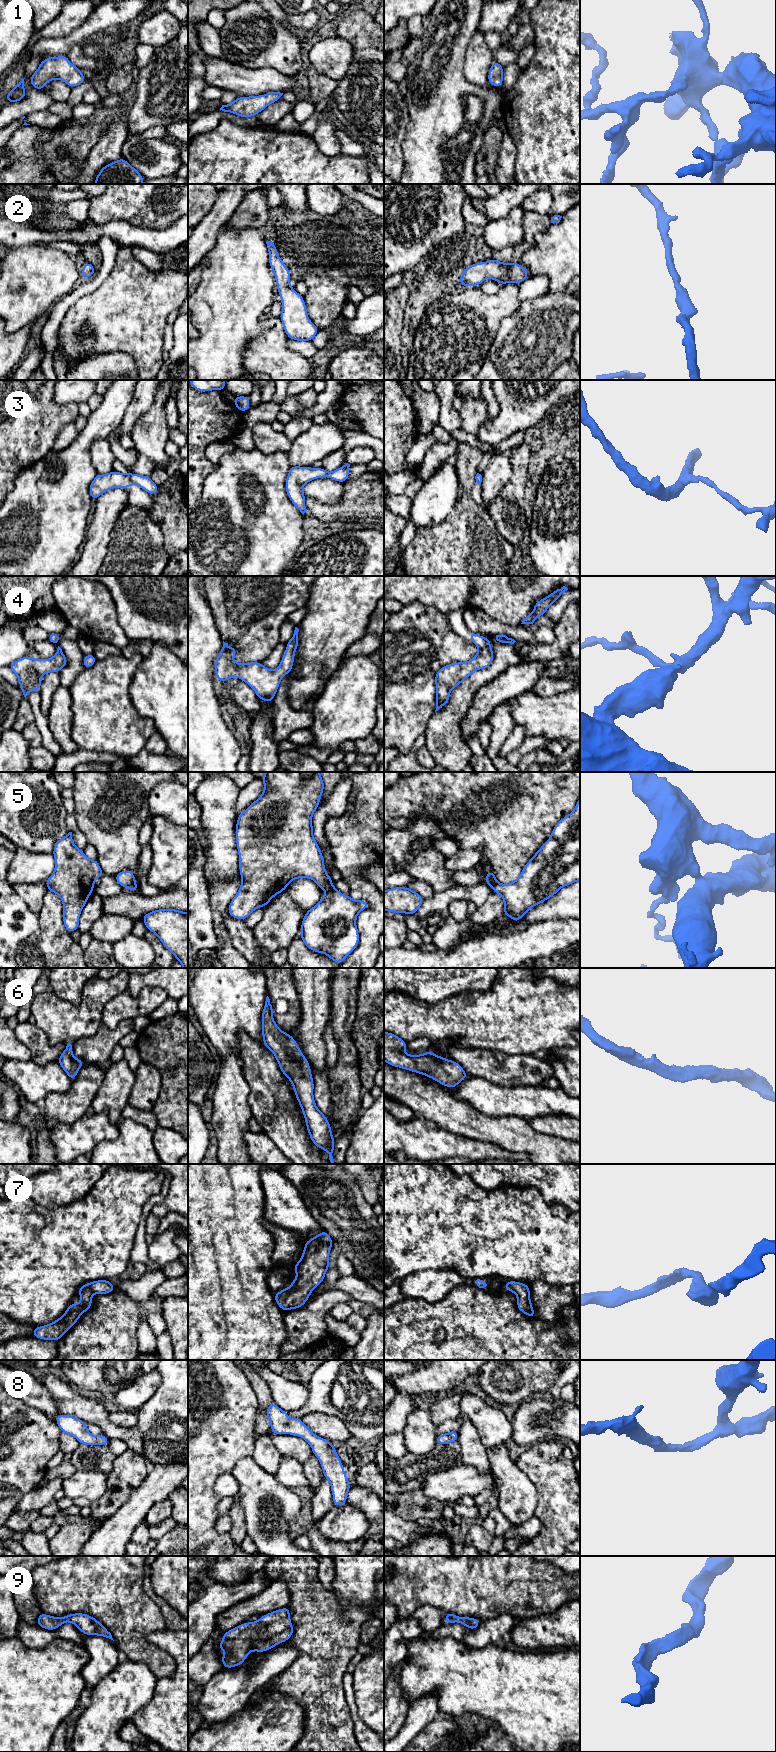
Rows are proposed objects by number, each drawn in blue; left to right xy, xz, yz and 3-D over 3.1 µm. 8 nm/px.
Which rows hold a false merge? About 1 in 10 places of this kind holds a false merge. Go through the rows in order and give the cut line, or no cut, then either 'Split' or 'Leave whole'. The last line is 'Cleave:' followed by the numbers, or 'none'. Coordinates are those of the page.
1: No split. Leave whole
2: No split. Leave whole
3: Split along xy (128, 474), (132, 483). Split
4: No split. Leave whole
5: Split along xz (330, 880), (320, 887). Split
6: No split. Leave whole
7: No split. Leave whole
8: No split. Leave whole
9: No split. Leave whole
Cleave: 3, 5

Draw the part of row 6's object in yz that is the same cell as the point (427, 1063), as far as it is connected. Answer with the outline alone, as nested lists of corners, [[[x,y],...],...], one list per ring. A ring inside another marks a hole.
[[[384,1032],[384,1061],[389,1065],[428,1076],[449,1088],[455,1088],[469,1077],[453,1060],[434,1055],[431,1050],[420,1055],[409,1055],[404,1052],[406,1048],[407,1043],[400,1037]]]

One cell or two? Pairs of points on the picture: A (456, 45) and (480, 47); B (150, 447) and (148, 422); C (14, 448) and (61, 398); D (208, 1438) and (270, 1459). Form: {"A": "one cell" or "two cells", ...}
{"A": "two cells", "B": "one cell", "C": "two cells", "D": "two cells"}

